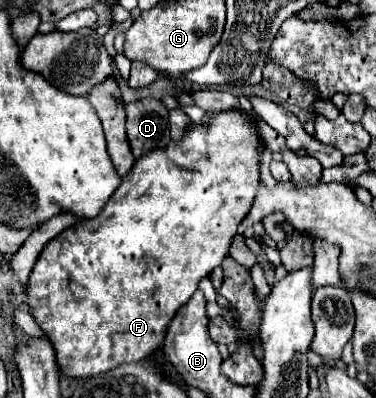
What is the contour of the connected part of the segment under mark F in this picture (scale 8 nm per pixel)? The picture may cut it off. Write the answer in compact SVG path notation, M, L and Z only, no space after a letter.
M245 112L207 114L203 126L197 126L197 124L189 126L189 132L183 138L183 142L171 144L165 152L151 152L147 156L141 156L135 162L135 166L131 168L131 172L127 174L127 178L123 178L121 186L113 192L111 200L103 206L99 216L73 224L71 228L67 228L57 238L53 238L41 250L41 254L35 262L35 270L31 270L29 284L27 284L27 290L25 290L27 292L27 306L29 306L31 316L39 324L39 328L47 334L49 342L53 344L55 358L57 358L57 368L59 368L61 374L65 374L67 378L97 376L101 372L109 372L111 368L115 368L119 364L145 360L145 358L153 356L155 352L161 350L167 326L173 320L175 312L193 296L193 292L199 286L199 280L223 262L223 258L229 250L229 244L231 244L233 236L237 234L237 226L243 222L243 218L247 216L247 212L251 208L251 202L253 202L257 186L259 186L259 166L257 166L257 162L259 162L259 150L261 148L263 148L263 144L259 140L257 130L253 128L253 114L245 114Z

